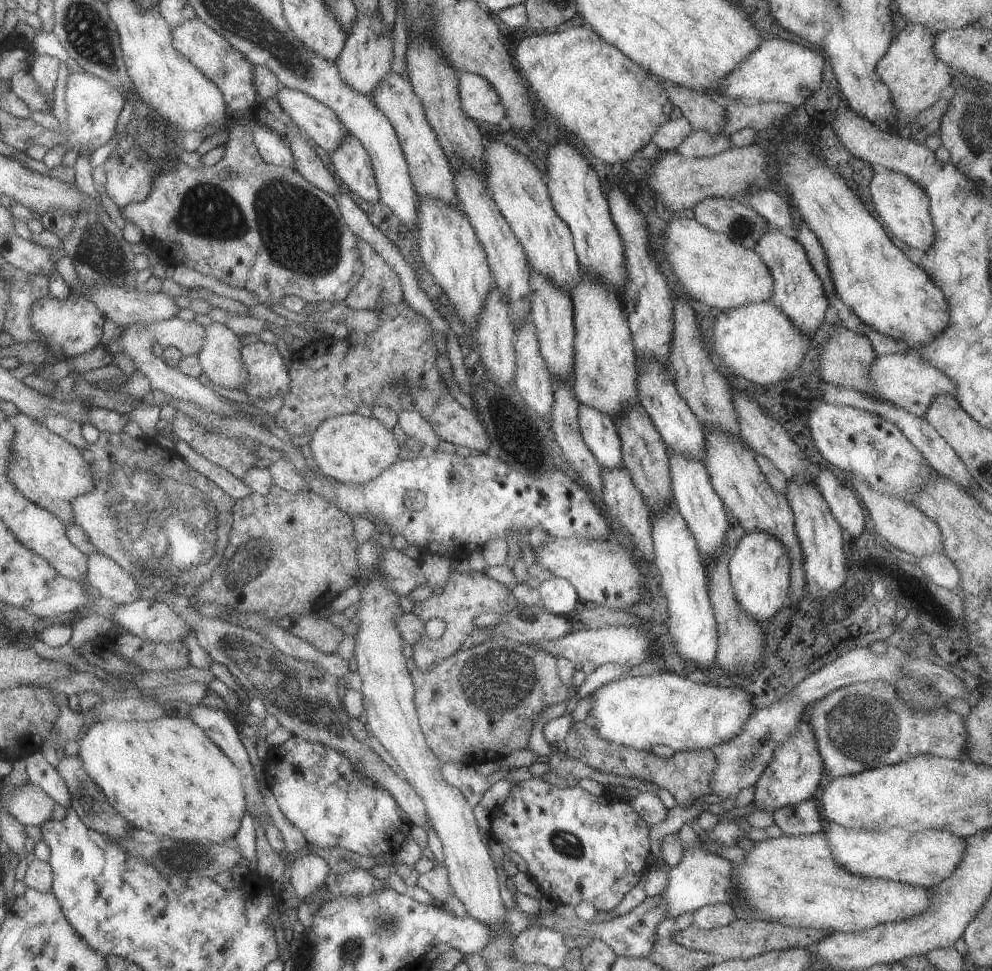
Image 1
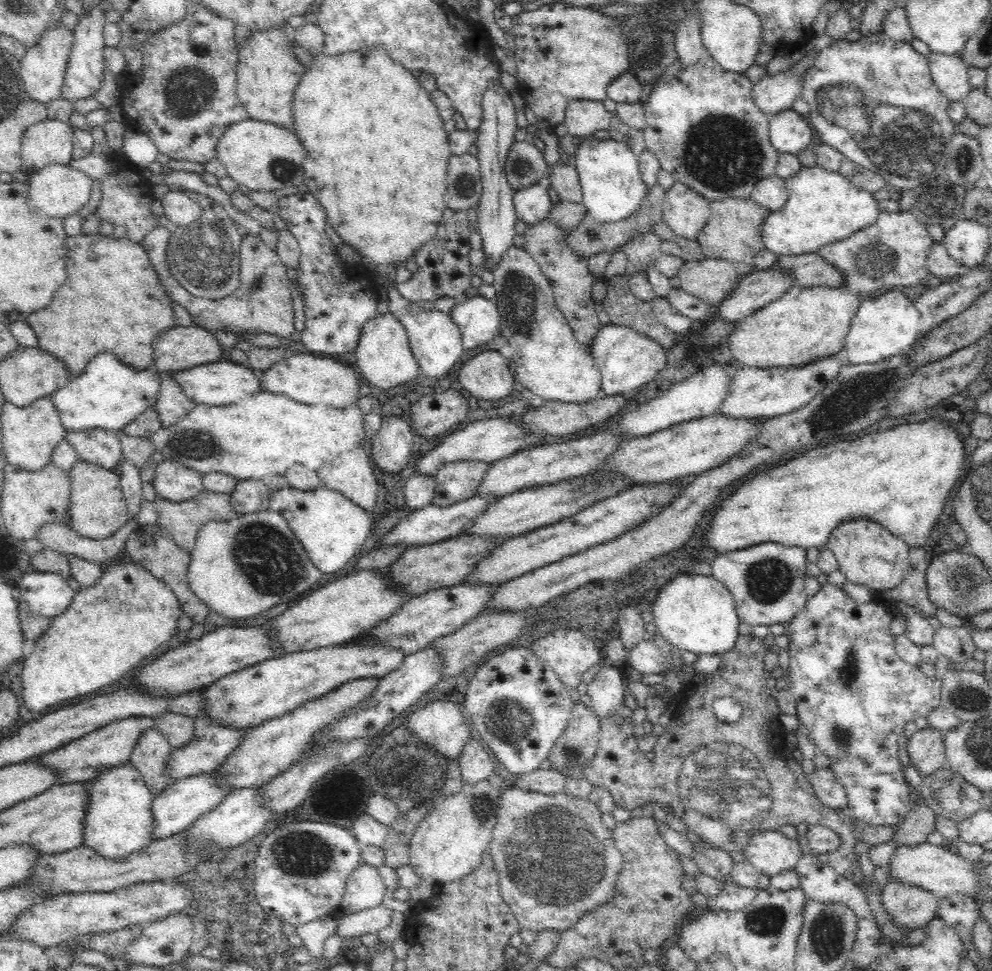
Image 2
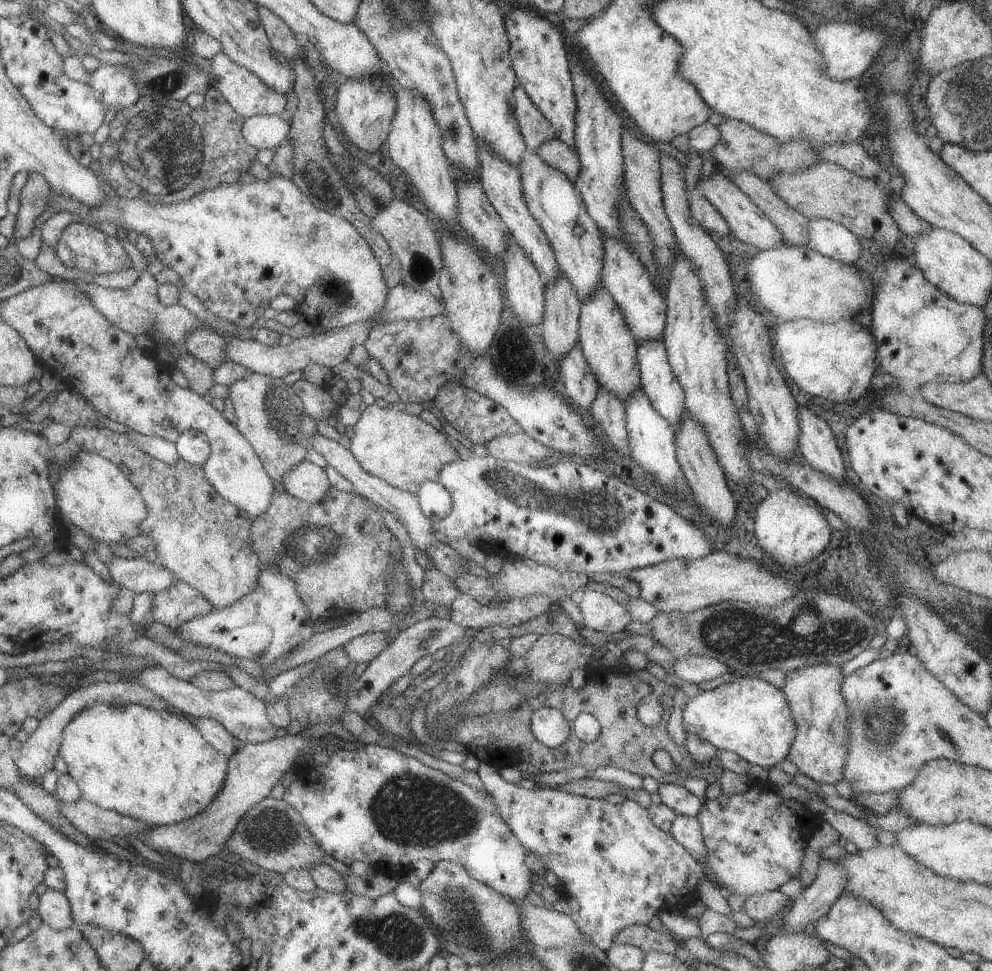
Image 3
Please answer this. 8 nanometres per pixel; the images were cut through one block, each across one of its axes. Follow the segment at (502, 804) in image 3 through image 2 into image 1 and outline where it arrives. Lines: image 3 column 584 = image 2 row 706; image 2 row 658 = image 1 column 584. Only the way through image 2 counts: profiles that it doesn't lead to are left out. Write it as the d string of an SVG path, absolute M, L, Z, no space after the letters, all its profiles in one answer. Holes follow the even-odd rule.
M534 778L532 780L522 781L521 784L517 784L508 795L505 803L490 811L490 832L498 838L504 847L508 847L512 852L518 852L518 854L522 856L528 864L528 874L536 878L538 888L540 888L544 896L557 902L558 905L572 904L572 906L578 906L580 902L592 902L598 911L613 910L620 902L622 902L622 898L624 898L624 896L640 882L640 879L647 870L646 858L648 858L648 854L651 853L650 838L648 836L648 834L650 834L650 826L645 821L645 818L642 818L634 809L632 809L630 804L622 802L622 798L620 797L612 796L608 793L596 796L582 787L575 786L570 788L565 784L554 781L552 778L543 778L543 780Z

